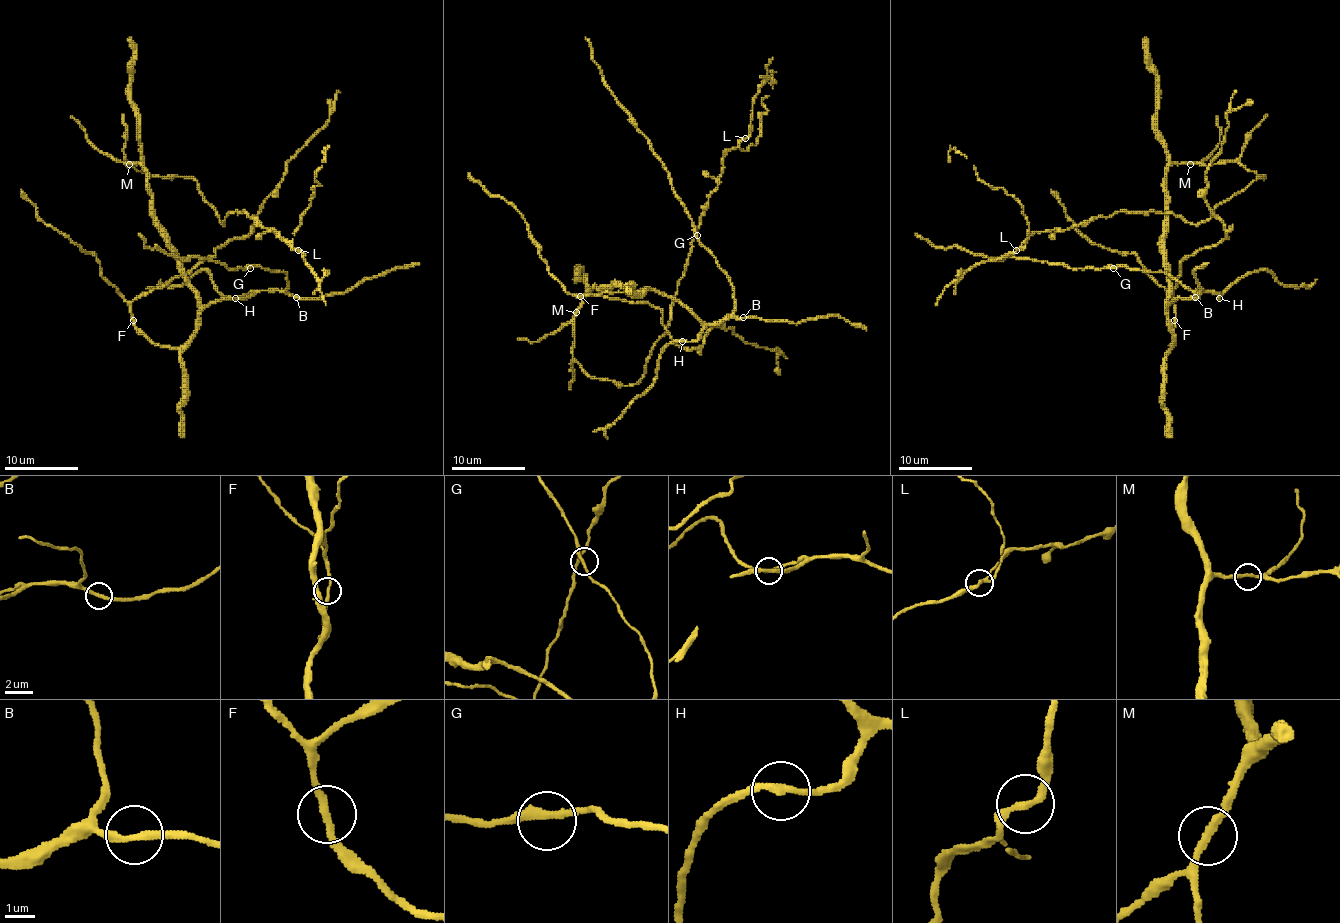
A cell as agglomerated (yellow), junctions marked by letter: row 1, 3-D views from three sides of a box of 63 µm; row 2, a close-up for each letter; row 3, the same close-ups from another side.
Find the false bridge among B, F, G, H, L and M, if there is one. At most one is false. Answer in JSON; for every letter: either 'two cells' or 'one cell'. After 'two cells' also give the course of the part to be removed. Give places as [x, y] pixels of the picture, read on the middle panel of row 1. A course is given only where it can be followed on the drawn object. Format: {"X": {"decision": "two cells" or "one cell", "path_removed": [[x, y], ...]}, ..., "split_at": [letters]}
{"B": {"decision": "one cell"}, "F": {"decision": "one cell"}, "G": {"decision": "one cell"}, "H": {"decision": "one cell"}, "L": {"decision": "one cell"}, "M": {"decision": "one cell"}, "split_at": []}

